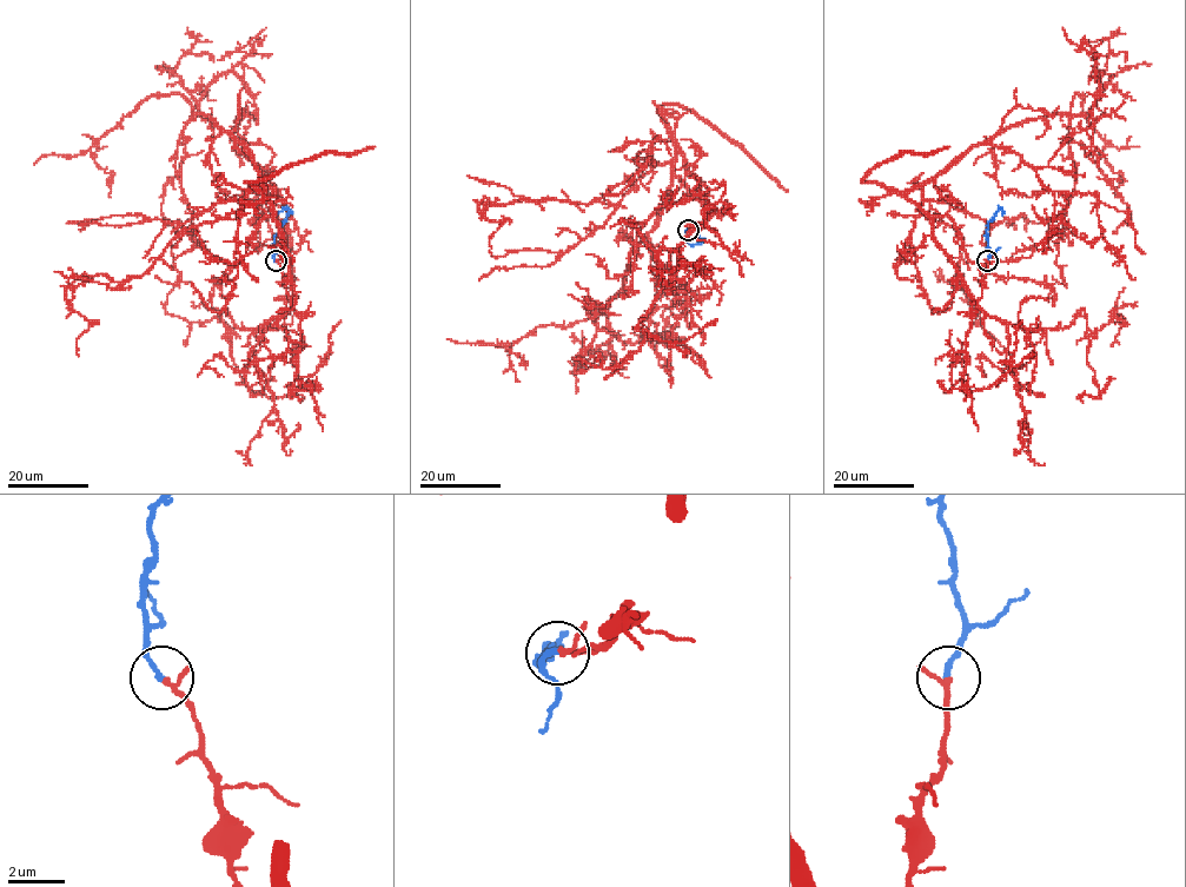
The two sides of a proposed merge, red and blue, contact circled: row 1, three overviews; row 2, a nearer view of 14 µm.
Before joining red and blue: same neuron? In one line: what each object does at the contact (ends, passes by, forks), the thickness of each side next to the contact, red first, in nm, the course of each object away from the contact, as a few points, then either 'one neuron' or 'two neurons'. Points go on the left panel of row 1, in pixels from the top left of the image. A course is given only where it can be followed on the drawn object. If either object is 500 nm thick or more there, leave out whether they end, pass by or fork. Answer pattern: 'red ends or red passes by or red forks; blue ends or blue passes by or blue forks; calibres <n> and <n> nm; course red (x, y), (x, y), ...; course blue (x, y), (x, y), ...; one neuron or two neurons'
red passes by; blue ends; calibres 140 and 190 nm; course red (276, 260), (292, 299), (253, 159), (196, 113), (176, 160), (192, 226), (172, 249), (178, 282), (154, 278); course blue (276, 260), (275, 235), (290, 211), (284, 209), (276, 214); one neuron

